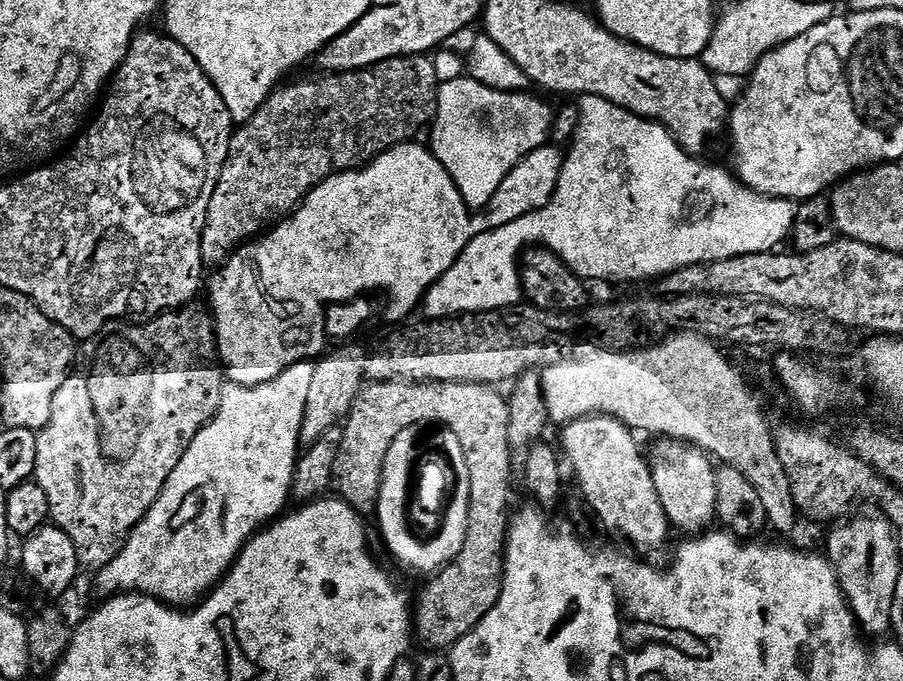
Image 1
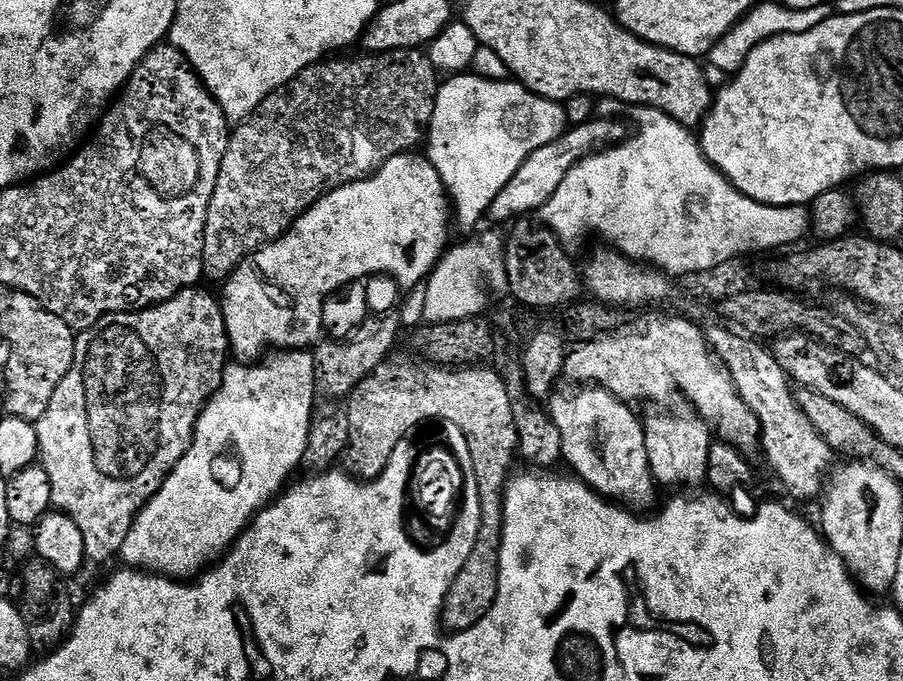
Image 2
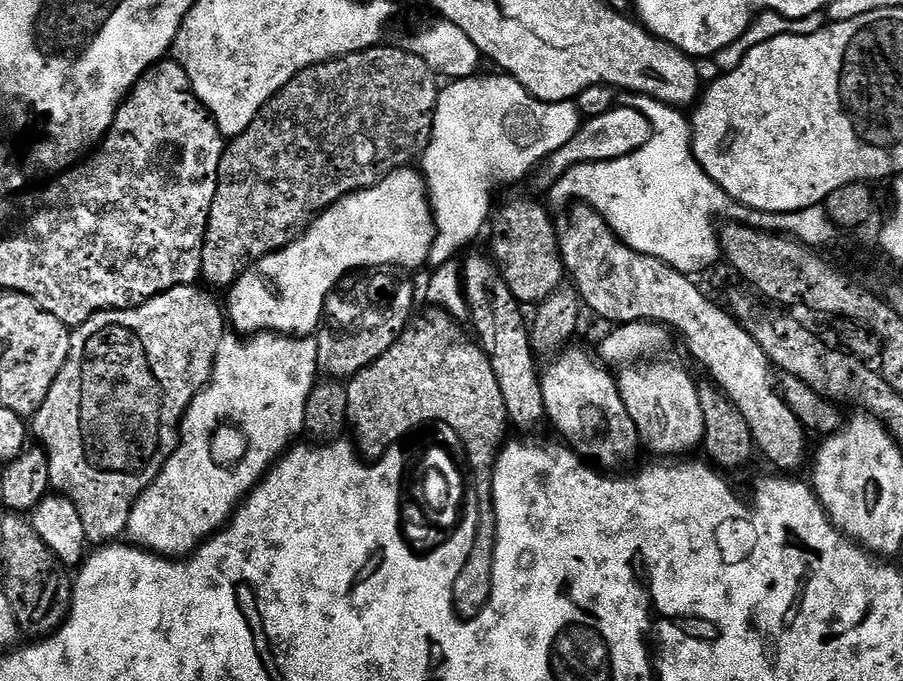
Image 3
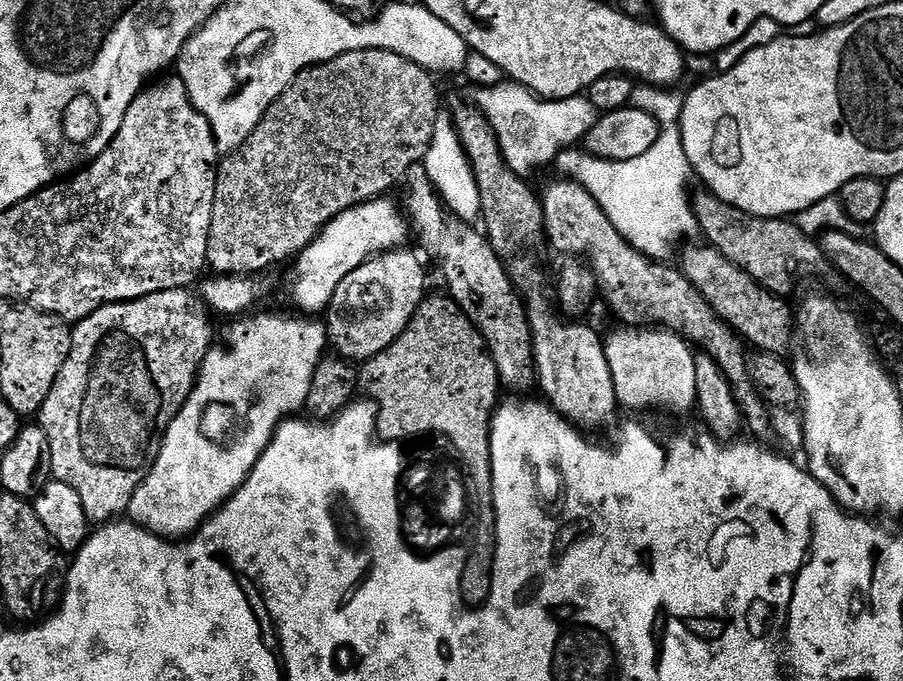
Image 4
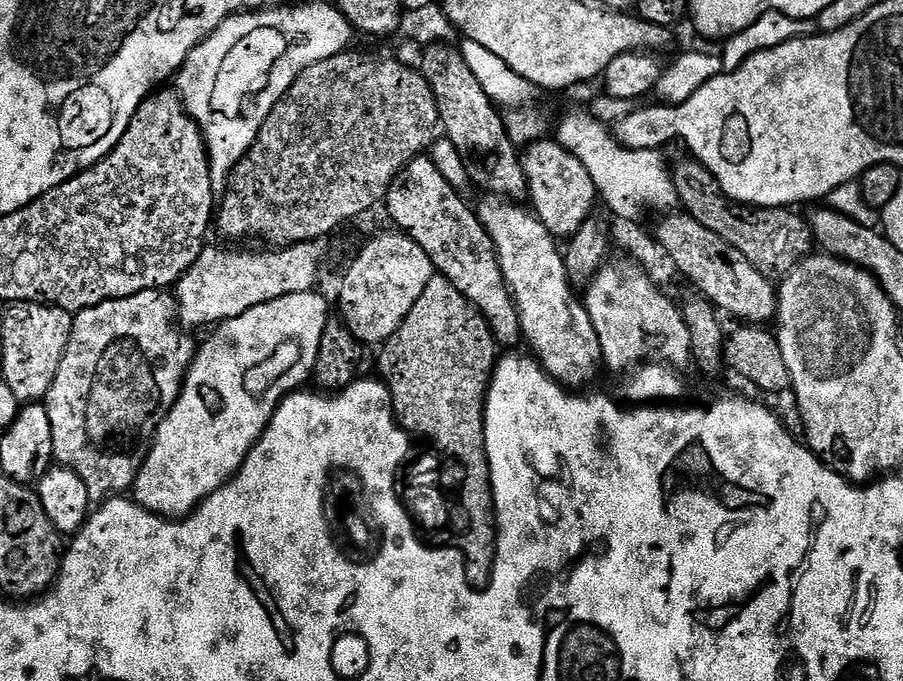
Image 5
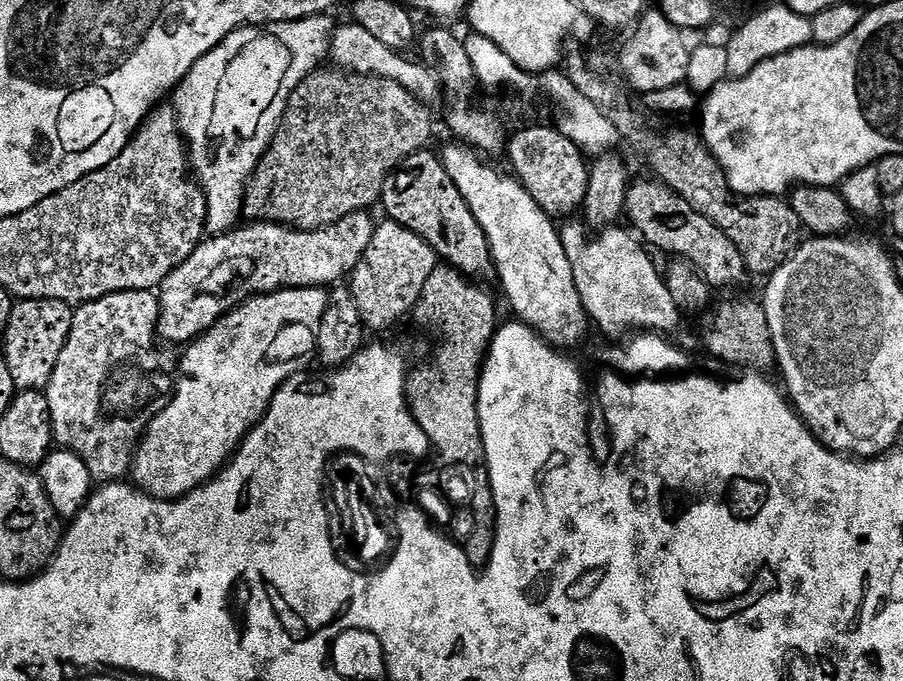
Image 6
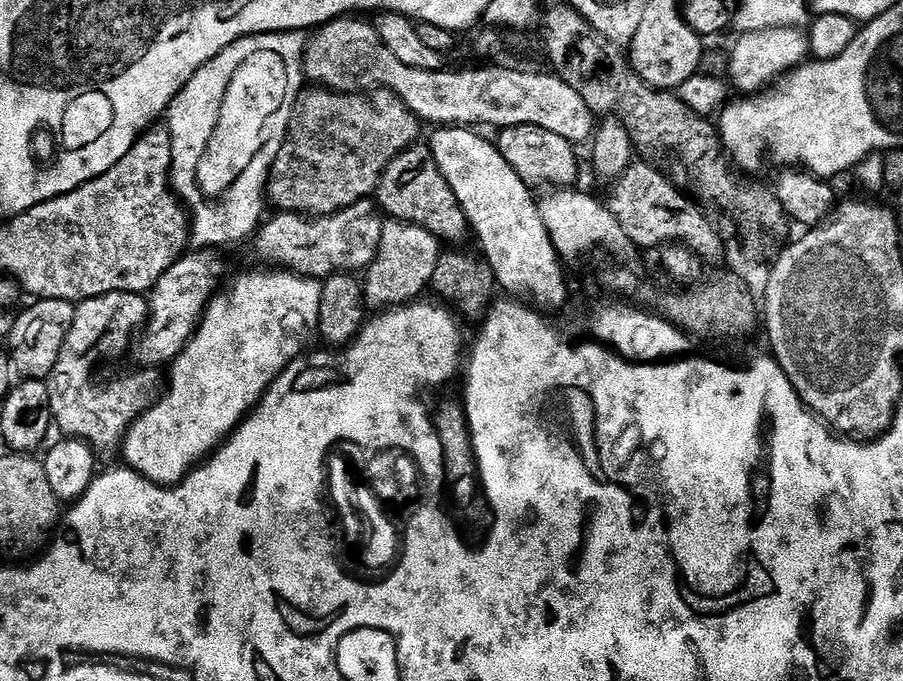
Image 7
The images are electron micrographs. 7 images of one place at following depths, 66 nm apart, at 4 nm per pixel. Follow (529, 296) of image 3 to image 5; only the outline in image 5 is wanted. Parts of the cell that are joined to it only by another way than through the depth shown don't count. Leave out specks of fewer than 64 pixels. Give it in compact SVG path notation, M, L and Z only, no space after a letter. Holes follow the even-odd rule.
M437 42L427 45L423 52L418 70L431 86L438 106L439 127L448 135L445 136L447 143L452 144L462 158L467 168L467 179L488 192L497 192L500 198L514 198L510 196L527 193L524 166L517 146L508 137L505 119L476 82L459 49Z

